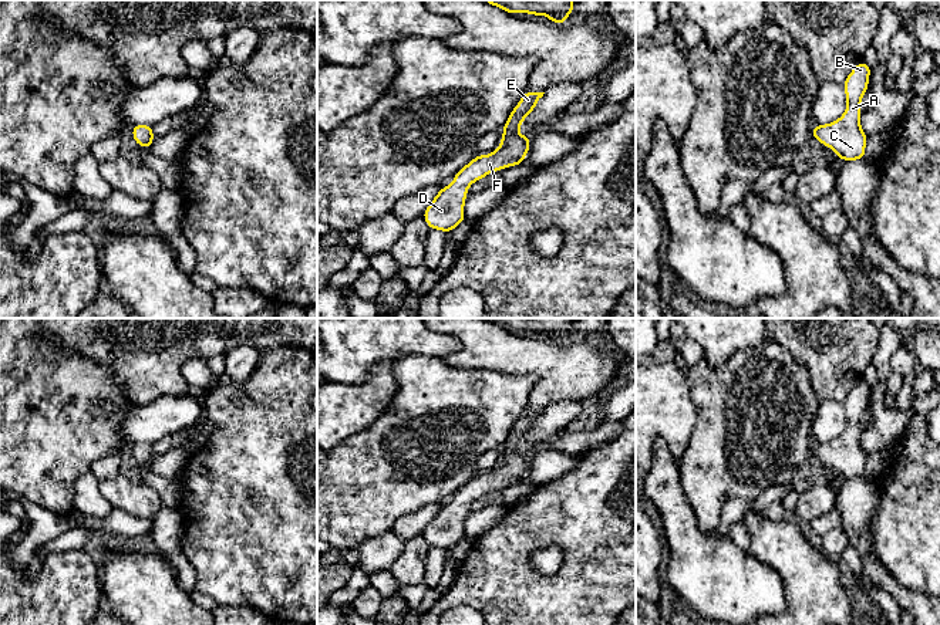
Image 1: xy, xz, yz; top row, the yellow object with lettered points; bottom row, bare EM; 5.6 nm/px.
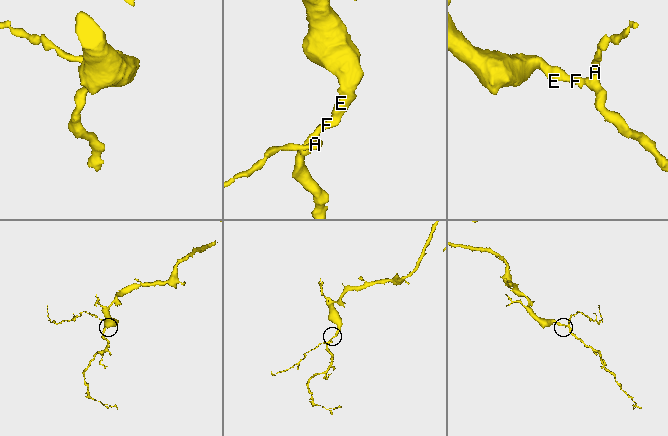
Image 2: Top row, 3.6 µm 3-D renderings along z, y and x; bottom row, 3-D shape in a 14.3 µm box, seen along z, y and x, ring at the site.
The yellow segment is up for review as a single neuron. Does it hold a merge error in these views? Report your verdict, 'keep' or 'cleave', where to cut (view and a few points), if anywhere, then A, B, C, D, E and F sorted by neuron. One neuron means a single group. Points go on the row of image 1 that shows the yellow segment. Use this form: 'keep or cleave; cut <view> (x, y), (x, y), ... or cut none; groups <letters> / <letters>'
keep; cut none; groups A B C D E F

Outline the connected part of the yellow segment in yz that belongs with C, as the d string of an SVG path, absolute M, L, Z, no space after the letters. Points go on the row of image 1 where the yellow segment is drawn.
M859 62L843 82L848 107L843 115L830 124L812 126L812 136L836 152L840 161L865 159L867 136L860 126L860 102L867 91L870 67Z

